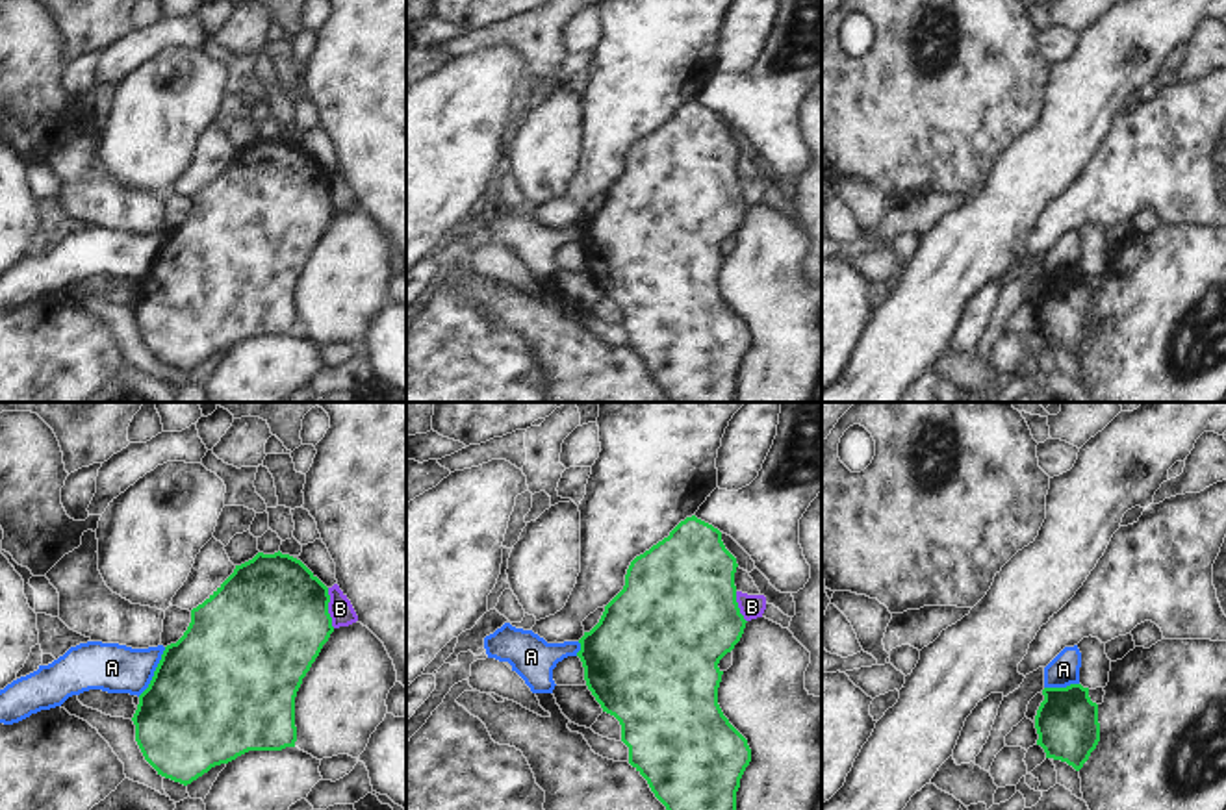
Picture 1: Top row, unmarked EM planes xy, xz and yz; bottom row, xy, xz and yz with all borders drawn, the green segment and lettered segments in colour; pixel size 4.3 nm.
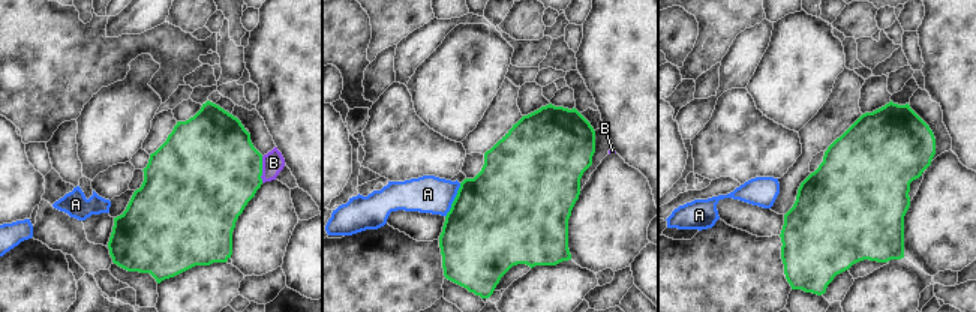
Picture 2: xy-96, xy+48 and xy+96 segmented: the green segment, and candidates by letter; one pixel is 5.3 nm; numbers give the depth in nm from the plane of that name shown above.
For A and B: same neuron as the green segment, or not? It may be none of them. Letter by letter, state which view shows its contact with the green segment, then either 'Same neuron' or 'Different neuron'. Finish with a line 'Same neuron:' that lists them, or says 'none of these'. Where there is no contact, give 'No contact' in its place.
A: Touches green in xy. Different neuron
B: Touches green in xy. Different neuron
Same neuron: none of these.

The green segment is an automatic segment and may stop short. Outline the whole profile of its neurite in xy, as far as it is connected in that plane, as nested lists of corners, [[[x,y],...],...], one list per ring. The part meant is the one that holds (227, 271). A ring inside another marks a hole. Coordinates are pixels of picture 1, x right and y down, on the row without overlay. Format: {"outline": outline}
{"outline": [[[278,135],[258,137],[252,145],[236,150],[234,158],[191,195],[187,215],[176,228],[165,232],[132,302],[135,326],[158,360],[187,371],[211,352],[249,335],[295,332],[297,276],[334,217],[328,187],[328,172],[300,145]]]}

